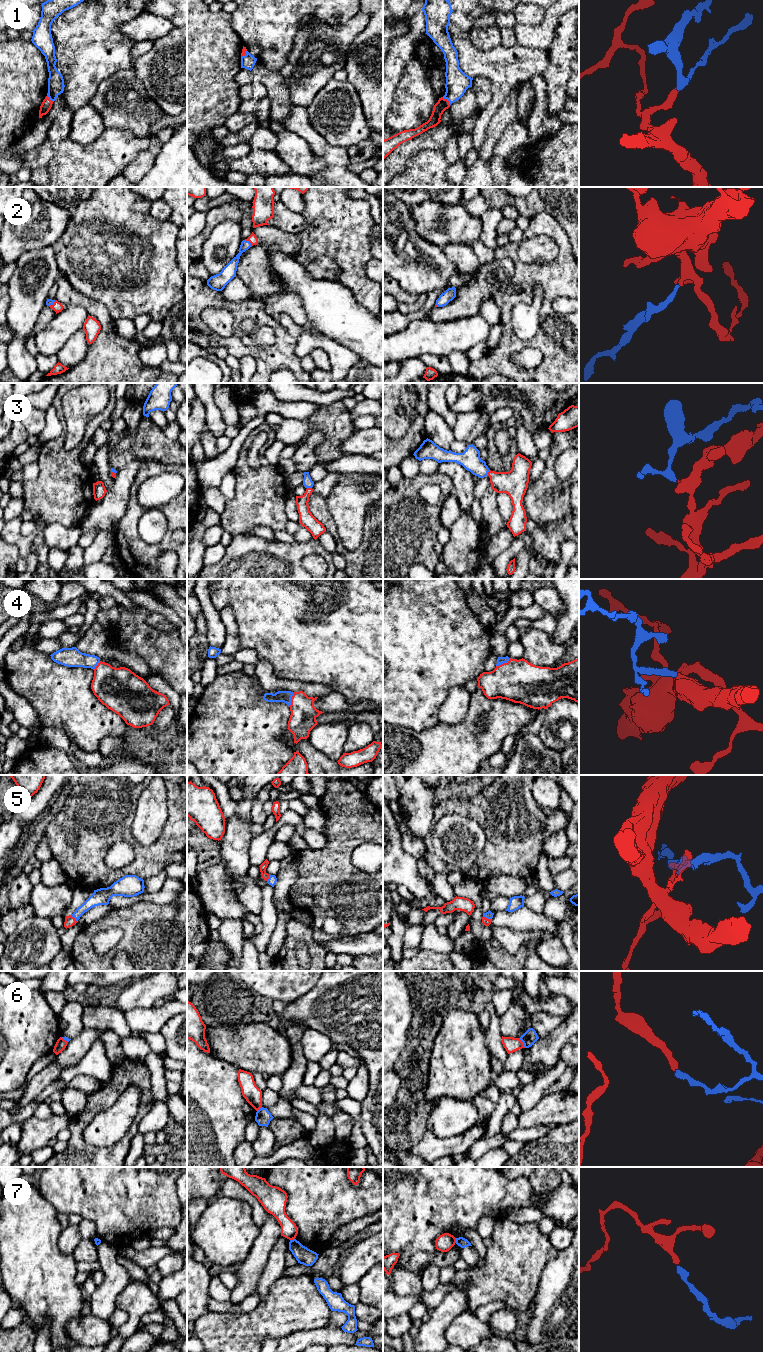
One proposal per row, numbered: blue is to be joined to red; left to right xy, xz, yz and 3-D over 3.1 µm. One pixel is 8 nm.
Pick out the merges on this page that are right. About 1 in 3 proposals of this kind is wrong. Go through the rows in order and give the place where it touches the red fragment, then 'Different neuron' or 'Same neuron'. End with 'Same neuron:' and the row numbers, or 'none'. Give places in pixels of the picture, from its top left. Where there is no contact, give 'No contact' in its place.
1: Touches red at yz (447, 100). Same neuron
2: Touches red at xz (249, 241). Same neuron
3: Touches red at xz (309, 488). Same neuron
4: Touches red at yz (503, 663). Same neuron
5: Touches red at yz (486, 918). Same neuron
6: Touches red at yz (522, 1043). Different neuron
7: Touches red at xz (292, 1239). Different neuron
Same neuron: 1, 2, 3, 4, 5

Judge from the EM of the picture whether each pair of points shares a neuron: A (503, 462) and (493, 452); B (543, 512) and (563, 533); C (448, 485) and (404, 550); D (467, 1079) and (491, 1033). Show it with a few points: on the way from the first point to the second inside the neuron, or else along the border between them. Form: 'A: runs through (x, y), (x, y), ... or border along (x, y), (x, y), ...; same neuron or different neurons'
A: runs through (501, 460), (495, 454); same neuron
B: border along (547, 524), (543, 526); different neurons
C: runs through (441, 501), (410, 534); same neuron
D: border along (483, 1032), (485, 1044), (491, 1055); different neurons

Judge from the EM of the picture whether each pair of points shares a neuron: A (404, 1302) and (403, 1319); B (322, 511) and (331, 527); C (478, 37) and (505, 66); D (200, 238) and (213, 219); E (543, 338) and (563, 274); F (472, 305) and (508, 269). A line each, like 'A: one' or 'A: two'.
A: two
B: one
C: two
D: one
E: one
F: one

